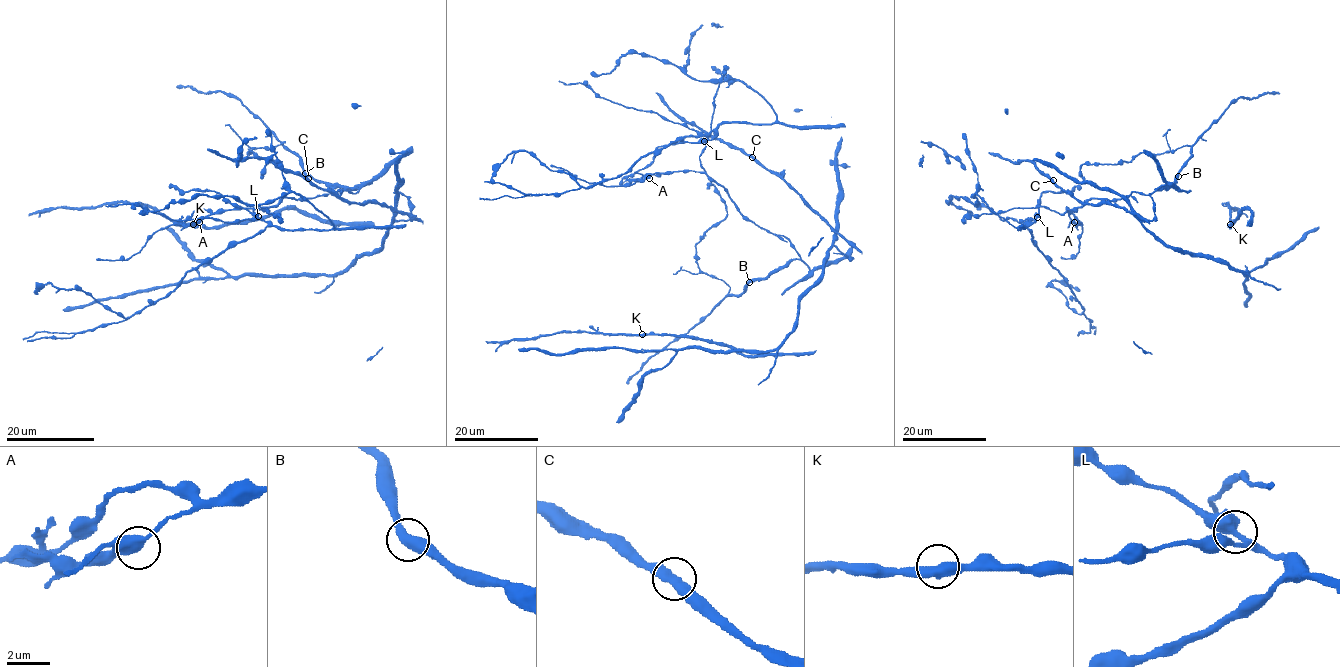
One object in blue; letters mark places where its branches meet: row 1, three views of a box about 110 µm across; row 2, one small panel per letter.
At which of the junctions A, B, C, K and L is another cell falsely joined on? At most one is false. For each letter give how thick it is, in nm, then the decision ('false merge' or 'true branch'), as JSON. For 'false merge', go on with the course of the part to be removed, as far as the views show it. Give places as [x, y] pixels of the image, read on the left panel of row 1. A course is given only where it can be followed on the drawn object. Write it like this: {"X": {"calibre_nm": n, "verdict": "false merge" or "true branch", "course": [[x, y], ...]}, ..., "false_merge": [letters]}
{"A": {"calibre_nm": 480, "verdict": "true branch"}, "B": {"calibre_nm": 480, "verdict": "true branch"}, "C": {"calibre_nm": 480, "verdict": "true branch"}, "K": {"calibre_nm": 500, "verdict": "true branch"}, "L": {"calibre_nm": 500, "verdict": "true branch"}, "false_merge": []}

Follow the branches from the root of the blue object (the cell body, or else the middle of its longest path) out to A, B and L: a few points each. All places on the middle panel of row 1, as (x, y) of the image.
A: (823, 265), (811, 270), (787, 238), (748, 221), (728, 192), (704, 173), (654, 173), (649, 178)
B: (823, 265), (811, 270), (799, 259), (789, 259), (765, 277), (749, 282)
L: (823, 265), (811, 270), (787, 238), (742, 214), (702, 166), (704, 141)

